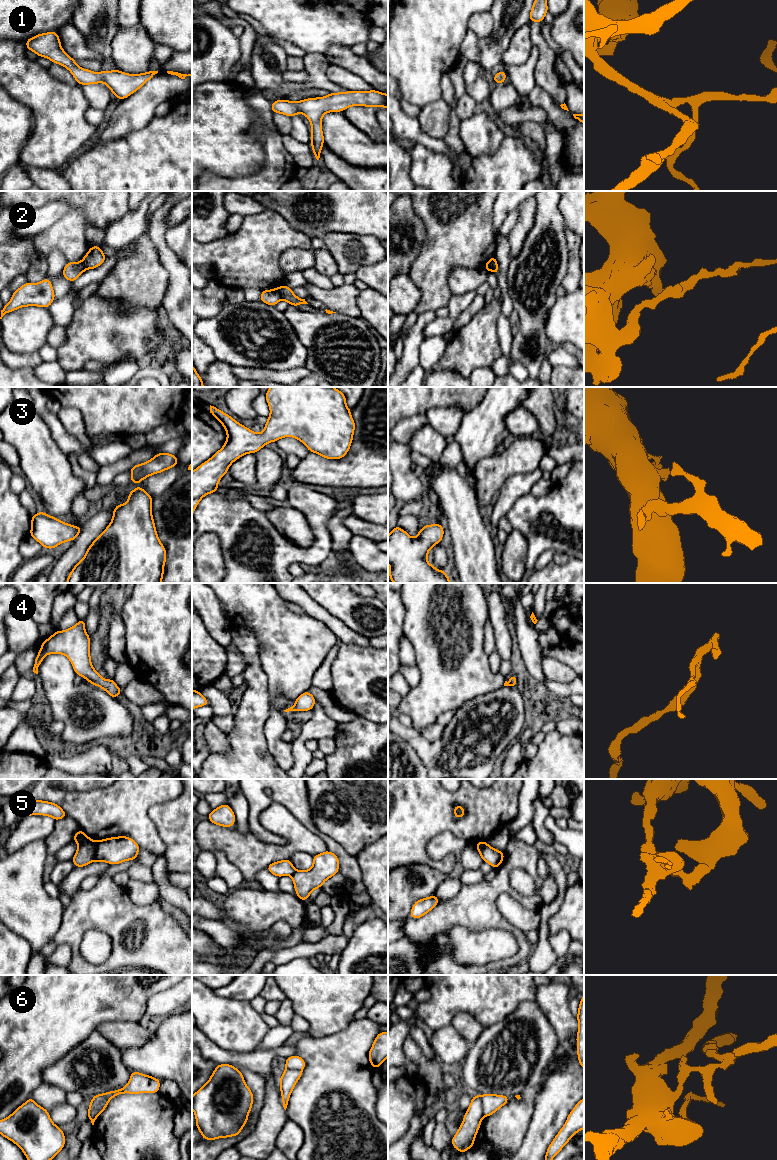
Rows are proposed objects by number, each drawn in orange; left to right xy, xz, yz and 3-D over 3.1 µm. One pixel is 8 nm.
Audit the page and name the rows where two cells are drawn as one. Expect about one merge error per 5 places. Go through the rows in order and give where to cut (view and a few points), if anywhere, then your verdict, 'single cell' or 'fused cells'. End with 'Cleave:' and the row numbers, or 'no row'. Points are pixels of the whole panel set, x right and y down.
1: no cut; single cell
2: cut in xz along (276, 288), (281, 298); fused cells
3: no cut; single cell
4: no cut; single cell
5: cut in xy along (97, 841), (95, 860); fused cells
6: cut in yz along (480, 1096), (484, 1116); fused cells
Cleave: 2, 5, 6

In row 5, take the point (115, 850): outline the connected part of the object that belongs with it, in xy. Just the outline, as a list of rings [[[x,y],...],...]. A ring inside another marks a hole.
[[[118,836],[97,841],[95,860],[120,864],[138,857],[140,846],[130,837]]]

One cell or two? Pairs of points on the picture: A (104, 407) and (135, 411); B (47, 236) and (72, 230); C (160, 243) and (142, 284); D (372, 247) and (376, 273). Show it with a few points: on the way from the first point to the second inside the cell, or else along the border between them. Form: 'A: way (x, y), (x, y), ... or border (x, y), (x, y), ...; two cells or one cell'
A: way (112, 407), (127, 407); one cell
B: way (53, 236), (66, 235); one cell
C: border (146, 233), (156, 250), (159, 262), (168, 272); two cells
D: border (377, 261), (359, 268), (355, 273); two cells

